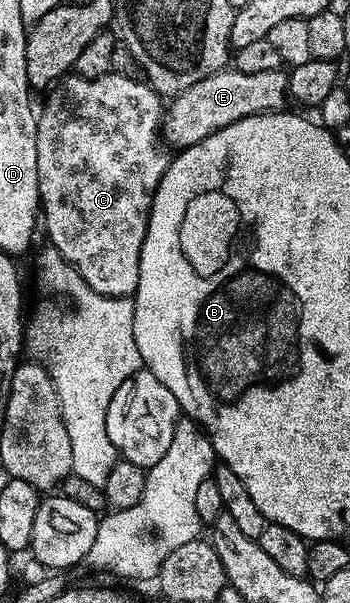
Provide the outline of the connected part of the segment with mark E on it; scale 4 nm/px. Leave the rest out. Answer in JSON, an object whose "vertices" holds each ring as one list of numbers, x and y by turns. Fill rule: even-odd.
{"vertices":[[230,66,216,74,208,74,208,78,199,80,173,97,163,115,160,132,169,147,181,150,199,144,232,122,260,116,264,112,277,112,285,109,287,104,288,76,282,68,264,70,260,74,244,74]]}

